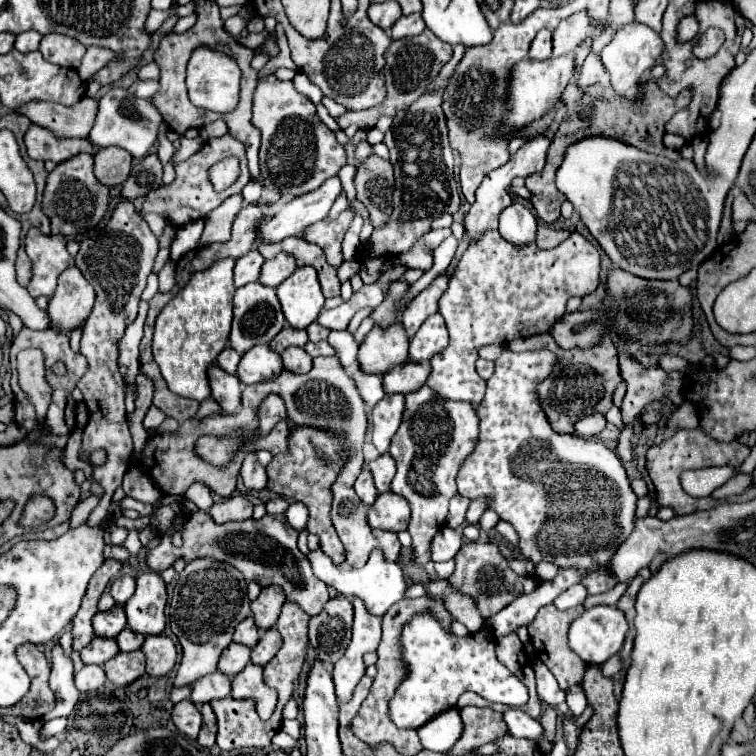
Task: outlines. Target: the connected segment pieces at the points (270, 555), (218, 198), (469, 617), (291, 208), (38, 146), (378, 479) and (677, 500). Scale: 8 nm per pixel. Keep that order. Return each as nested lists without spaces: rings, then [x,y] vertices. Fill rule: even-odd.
[[[198,511],[194,515],[184,517],[184,531],[182,531],[182,547],[172,545],[172,535],[160,537],[160,545],[146,555],[146,563],[152,571],[164,571],[172,567],[178,557],[192,561],[196,557],[214,557],[218,561],[230,563],[250,581],[256,579],[262,587],[266,585],[280,585],[288,597],[288,601],[298,603],[310,617],[318,615],[322,607],[328,603],[330,593],[326,583],[314,577],[312,567],[306,555],[296,547],[298,531],[290,527],[284,515],[264,515],[260,521],[232,521],[218,525],[210,519],[208,513]]]
[[[232,137],[232,149],[236,149],[236,157],[240,159],[240,169],[242,169],[242,171],[240,171],[240,177],[238,177],[238,181],[236,181],[236,185],[230,185],[226,191],[218,193],[218,191],[212,189],[206,171],[176,171],[176,181],[174,181],[172,185],[164,185],[164,187],[158,189],[158,195],[160,195],[160,201],[162,201],[162,203],[148,203],[148,197],[146,197],[142,211],[144,211],[144,213],[160,213],[168,223],[172,223],[172,225],[176,227],[185,226],[186,223],[190,223],[190,221],[194,221],[194,219],[206,217],[206,215],[208,215],[212,209],[216,209],[226,197],[230,197],[232,193],[240,193],[242,187],[250,181],[250,171],[248,171],[248,167],[246,167],[246,147],[242,147],[242,143],[238,143],[238,139]],[[186,207],[198,211],[200,215],[186,215]]]
[[[426,579],[424,583],[430,591],[430,595],[440,597],[442,605],[446,607],[446,611],[460,623],[464,623],[468,627],[468,631],[478,631],[484,625],[484,619],[480,617],[480,611],[476,607],[476,601],[468,595],[462,595],[458,589],[454,591],[454,587],[448,587],[448,581],[430,581]]]
[[[330,177],[326,179],[326,183],[322,183],[322,187],[292,199],[288,205],[278,205],[272,219],[262,223],[260,231],[256,233],[254,247],[260,247],[264,243],[280,243],[286,237],[300,235],[308,225],[328,215],[340,191],[340,179]]]
[[[34,123],[24,135],[24,145],[28,157],[36,161],[52,159],[54,163],[62,163],[76,153],[92,153],[92,143],[88,139],[58,139],[52,131],[46,131],[46,127],[38,127]]]
[[[384,453],[384,455],[380,455],[378,459],[370,461],[370,465],[368,465],[368,467],[370,467],[372,475],[374,475],[376,489],[378,489],[380,493],[384,493],[384,491],[390,491],[390,483],[392,483],[392,479],[394,479],[394,473],[396,473],[394,459],[392,459],[388,453]]]
[[[698,427],[698,429],[692,429],[692,431],[676,431],[670,439],[662,441],[660,445],[650,447],[648,453],[646,453],[646,469],[648,469],[648,475],[654,483],[654,487],[656,487],[660,507],[672,507],[676,515],[688,515],[688,513],[694,513],[694,511],[712,509],[720,501],[716,501],[712,497],[694,499],[694,497],[686,495],[680,487],[680,481],[678,481],[680,473],[688,471],[688,469],[702,469],[702,467],[722,467],[722,465],[738,467],[748,455],[750,455],[750,447],[742,445],[740,441],[718,443],[718,441],[710,439],[708,435],[704,435],[704,431]],[[694,501],[696,501],[696,509],[694,509]]]

